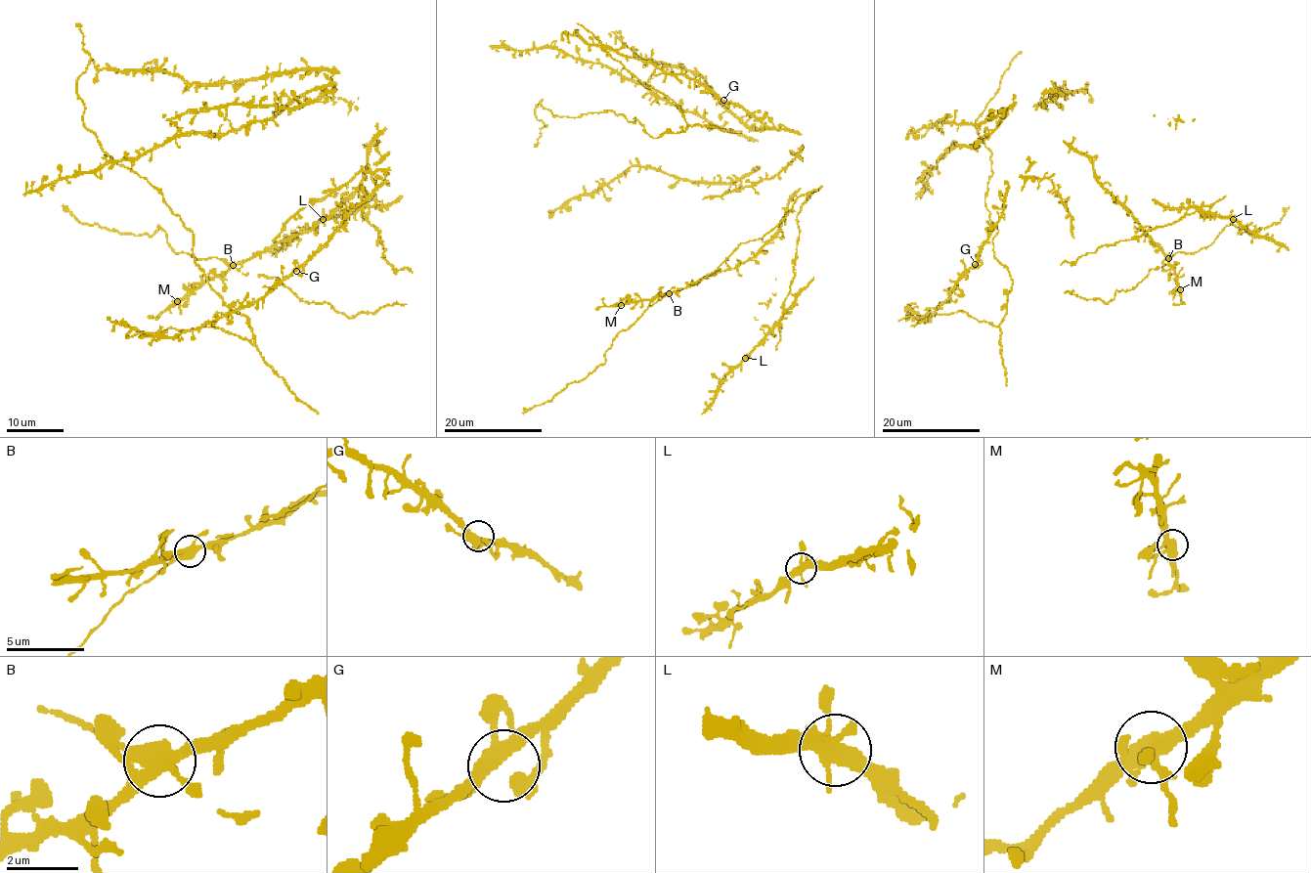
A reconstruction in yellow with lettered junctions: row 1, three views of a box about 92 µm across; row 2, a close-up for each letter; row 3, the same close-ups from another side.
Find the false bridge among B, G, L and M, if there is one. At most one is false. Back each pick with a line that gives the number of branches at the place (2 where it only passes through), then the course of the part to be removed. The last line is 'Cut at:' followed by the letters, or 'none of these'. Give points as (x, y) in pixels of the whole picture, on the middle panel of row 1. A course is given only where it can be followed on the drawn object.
Cut at: none of these

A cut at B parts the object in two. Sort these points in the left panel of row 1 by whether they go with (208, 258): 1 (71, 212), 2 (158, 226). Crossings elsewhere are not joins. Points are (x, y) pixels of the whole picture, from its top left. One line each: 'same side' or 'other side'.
1: same side
2: same side

